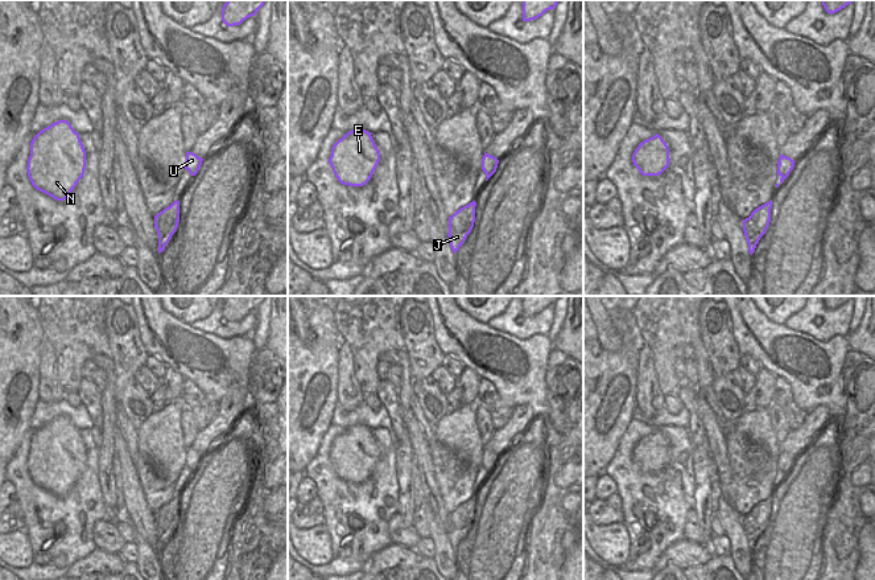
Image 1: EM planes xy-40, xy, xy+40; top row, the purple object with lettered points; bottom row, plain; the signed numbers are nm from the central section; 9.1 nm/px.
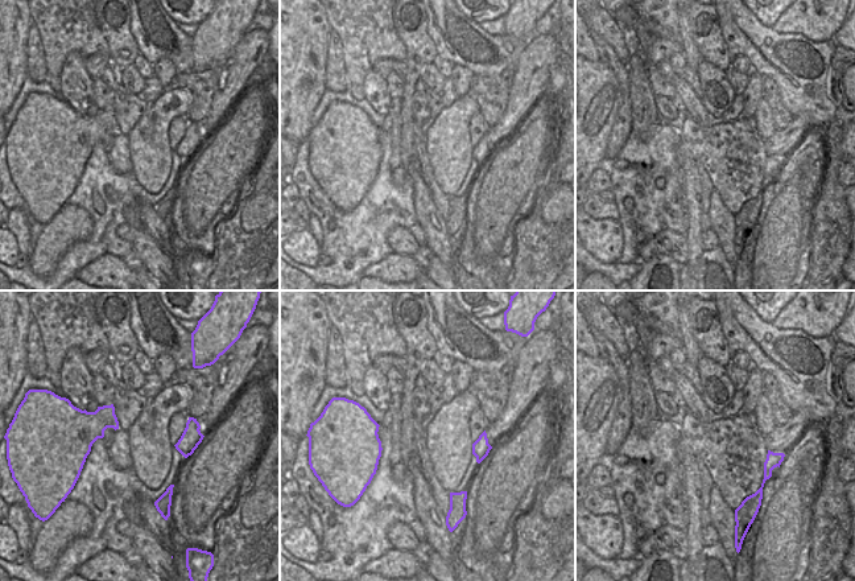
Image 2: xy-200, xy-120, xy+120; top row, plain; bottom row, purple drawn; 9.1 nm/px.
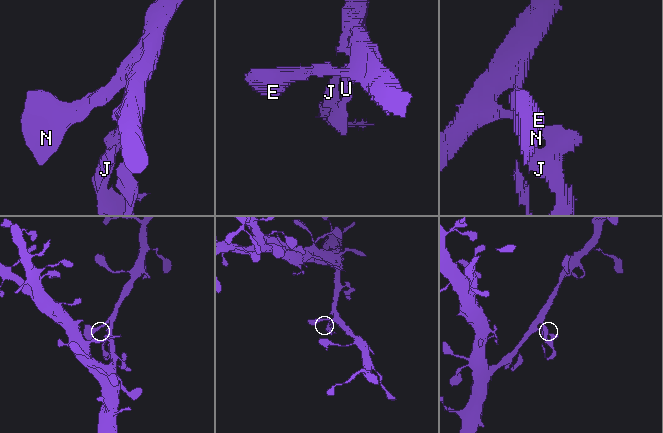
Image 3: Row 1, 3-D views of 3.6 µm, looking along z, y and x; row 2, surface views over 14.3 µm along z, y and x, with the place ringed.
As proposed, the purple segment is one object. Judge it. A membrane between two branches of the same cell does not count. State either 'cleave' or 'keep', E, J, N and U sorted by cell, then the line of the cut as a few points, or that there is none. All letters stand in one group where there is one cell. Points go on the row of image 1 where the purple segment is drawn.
cleave | E N U / J | xy+40 (779, 163), (780, 169), (787, 176)

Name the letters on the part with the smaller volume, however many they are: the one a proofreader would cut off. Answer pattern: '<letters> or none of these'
J

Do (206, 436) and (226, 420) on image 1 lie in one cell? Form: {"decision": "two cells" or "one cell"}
{"decision": "one cell"}

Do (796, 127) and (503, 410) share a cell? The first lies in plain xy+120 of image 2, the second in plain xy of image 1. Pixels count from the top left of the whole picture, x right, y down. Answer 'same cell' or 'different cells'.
different cells

